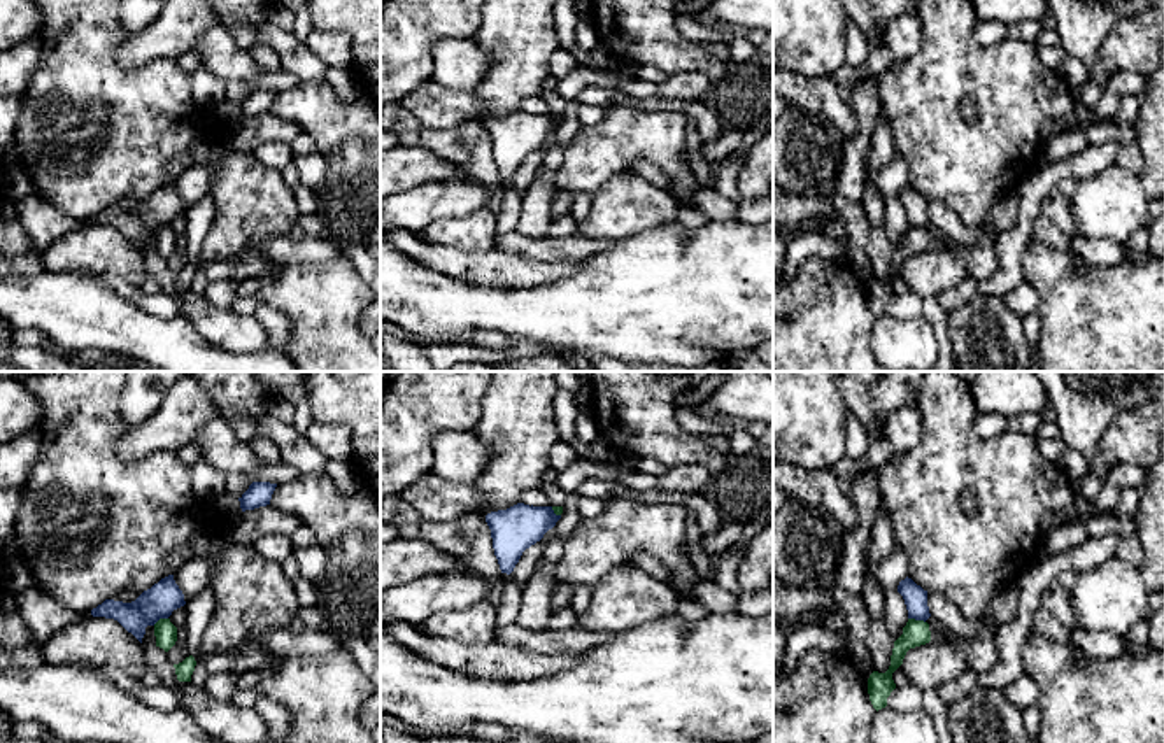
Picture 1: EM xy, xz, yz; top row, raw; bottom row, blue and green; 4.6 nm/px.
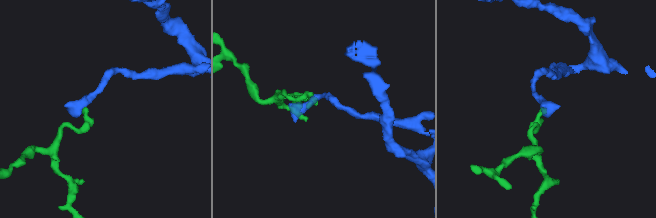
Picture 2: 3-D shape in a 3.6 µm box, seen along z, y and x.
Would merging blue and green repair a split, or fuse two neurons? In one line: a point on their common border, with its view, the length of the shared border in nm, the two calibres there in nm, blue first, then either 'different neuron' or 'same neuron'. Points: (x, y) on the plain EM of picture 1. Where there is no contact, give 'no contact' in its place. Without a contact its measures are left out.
contact yz (917, 226); length 80 nm; calibres 110 and 120 nm; different neuron

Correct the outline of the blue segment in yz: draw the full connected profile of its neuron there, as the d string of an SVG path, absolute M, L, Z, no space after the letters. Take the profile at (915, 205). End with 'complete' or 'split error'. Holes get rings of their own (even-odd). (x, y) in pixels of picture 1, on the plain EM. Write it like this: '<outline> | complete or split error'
M905 186L898 193L898 200L903 203L908 226L927 228L931 224L927 214L927 198L917 193L912 186Z | complete

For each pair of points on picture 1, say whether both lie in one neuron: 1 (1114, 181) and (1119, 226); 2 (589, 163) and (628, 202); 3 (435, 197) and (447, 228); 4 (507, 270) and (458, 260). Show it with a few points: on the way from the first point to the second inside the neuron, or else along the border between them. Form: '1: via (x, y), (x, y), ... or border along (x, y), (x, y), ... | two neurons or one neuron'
1: via (1114, 191), (1115, 216) | one neuron
2: border along (626, 170), (616, 172), (593, 195) | two neurons
3: border along (482, 205), (463, 216), (440, 218), (421, 232) | two neurons
4: via (495, 267), (470, 267) | one neuron

